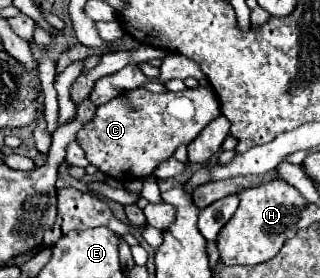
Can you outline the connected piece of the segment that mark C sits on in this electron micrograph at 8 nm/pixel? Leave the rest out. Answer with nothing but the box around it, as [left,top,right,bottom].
[76,85,220,181]

